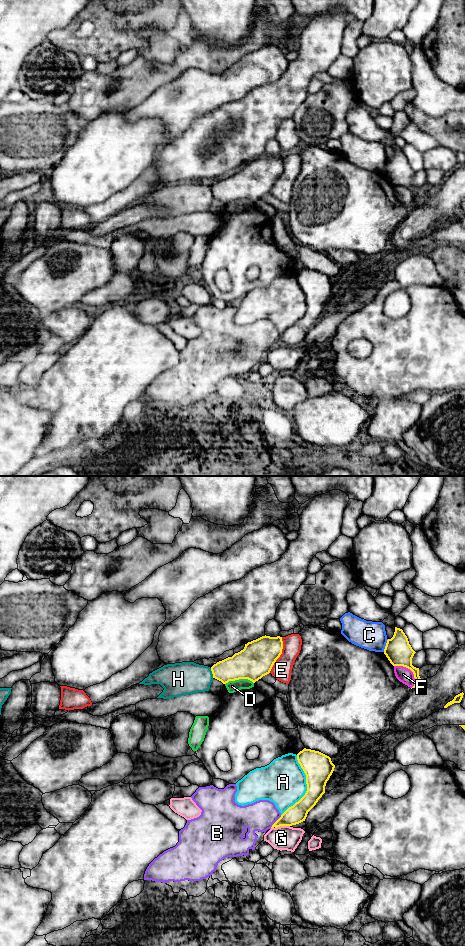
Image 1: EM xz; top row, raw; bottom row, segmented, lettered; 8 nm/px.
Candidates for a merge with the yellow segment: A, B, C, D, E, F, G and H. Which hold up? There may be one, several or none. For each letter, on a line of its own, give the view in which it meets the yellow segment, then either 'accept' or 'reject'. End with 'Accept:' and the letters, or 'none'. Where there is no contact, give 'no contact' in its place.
A: meets yellow in xz; reject
B: meets yellow in xz; reject
C: meets yellow in xz; reject
D: meets yellow in xz; reject
E: meets yellow in xz; reject
F: meets yellow in xz; reject
G: meets yellow in xz; reject
H: meets yellow in xz; reject
Accept: none

